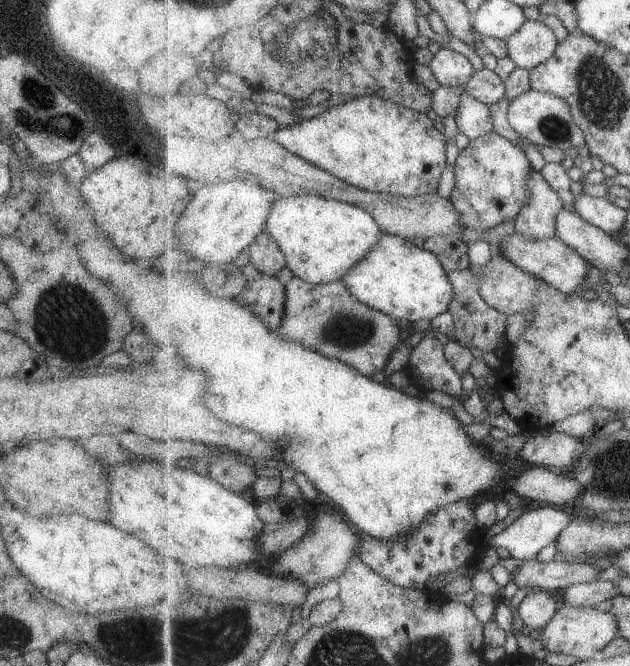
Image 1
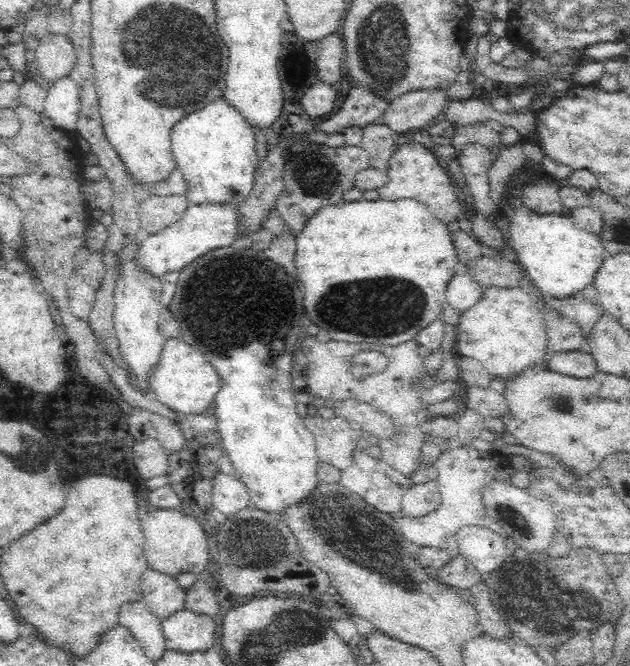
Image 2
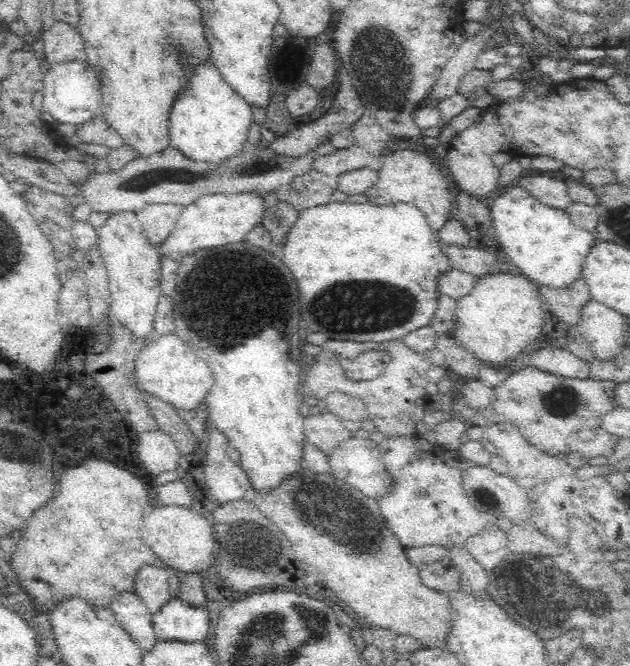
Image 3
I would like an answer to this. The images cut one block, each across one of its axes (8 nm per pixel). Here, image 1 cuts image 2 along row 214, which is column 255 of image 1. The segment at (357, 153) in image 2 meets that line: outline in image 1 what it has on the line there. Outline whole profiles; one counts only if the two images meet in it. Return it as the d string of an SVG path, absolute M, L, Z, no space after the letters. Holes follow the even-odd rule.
M257 277L253 280L248 280L247 286L241 291L235 299L241 301L244 305L252 308L254 313L263 317L263 320L275 331L280 327L284 306L285 306L286 285L283 282L275 279L275 277Z

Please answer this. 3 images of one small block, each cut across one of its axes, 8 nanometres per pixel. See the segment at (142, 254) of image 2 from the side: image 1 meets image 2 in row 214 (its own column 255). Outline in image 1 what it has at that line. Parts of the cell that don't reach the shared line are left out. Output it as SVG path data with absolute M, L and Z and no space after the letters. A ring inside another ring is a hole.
M233 179L217 184L217 186L201 188L195 200L191 201L191 208L183 212L183 220L179 220L181 250L191 252L193 258L197 258L197 262L203 262L203 265L231 263L266 230L266 222L270 218L271 209L279 198L280 195L276 192L251 182L249 179Z

